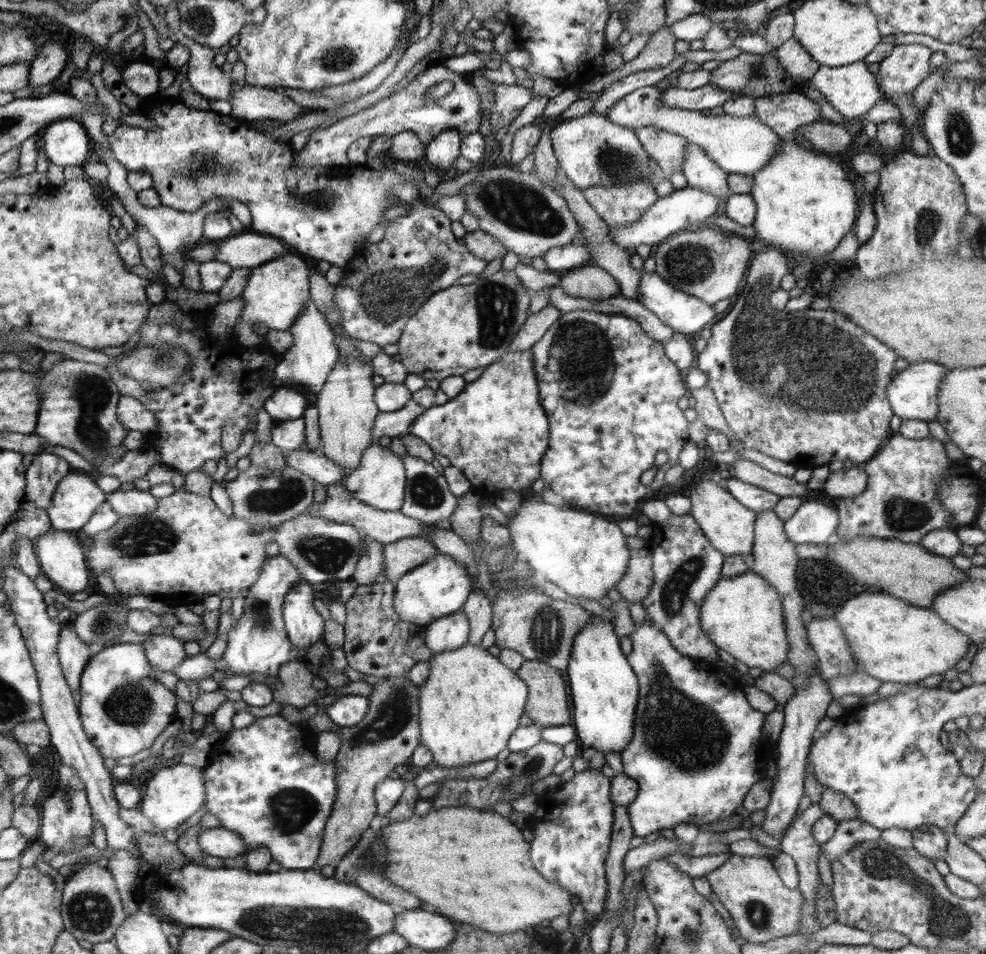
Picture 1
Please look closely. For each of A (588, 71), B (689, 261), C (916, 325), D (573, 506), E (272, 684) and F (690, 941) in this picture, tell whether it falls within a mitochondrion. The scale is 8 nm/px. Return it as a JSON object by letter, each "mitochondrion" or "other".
{"A":"other","B":"mitochondrion","C":"other","D":"other","E":"other","F":"mitochondrion"}

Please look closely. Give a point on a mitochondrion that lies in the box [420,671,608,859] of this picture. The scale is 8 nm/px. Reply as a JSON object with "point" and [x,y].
{"point":[533,766]}

